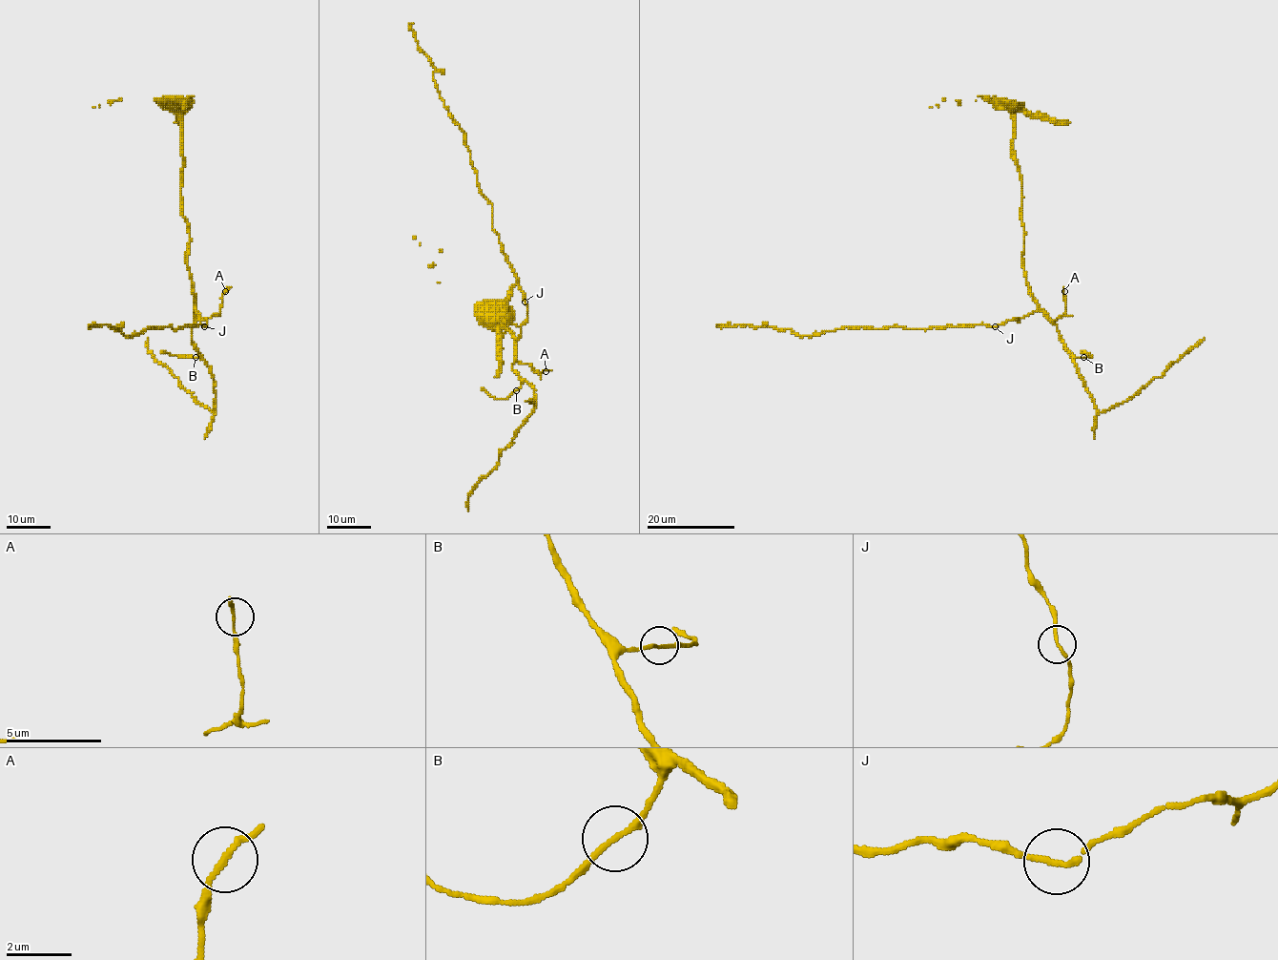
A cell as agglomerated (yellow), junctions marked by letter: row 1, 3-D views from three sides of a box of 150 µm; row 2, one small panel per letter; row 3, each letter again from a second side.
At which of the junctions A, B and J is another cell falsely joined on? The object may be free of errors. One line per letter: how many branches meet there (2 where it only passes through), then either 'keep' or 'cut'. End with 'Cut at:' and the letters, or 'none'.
A: 2 | keep
B: 2 | keep
J: 2 | keep
Cut at: none

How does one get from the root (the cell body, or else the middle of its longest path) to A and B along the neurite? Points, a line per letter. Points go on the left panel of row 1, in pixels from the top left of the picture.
A: (201, 319), (195, 311), (195, 321), (212, 317), (220, 311), (225, 291)
B: (201, 319), (195, 311), (192, 343), (201, 358), (195, 357)

